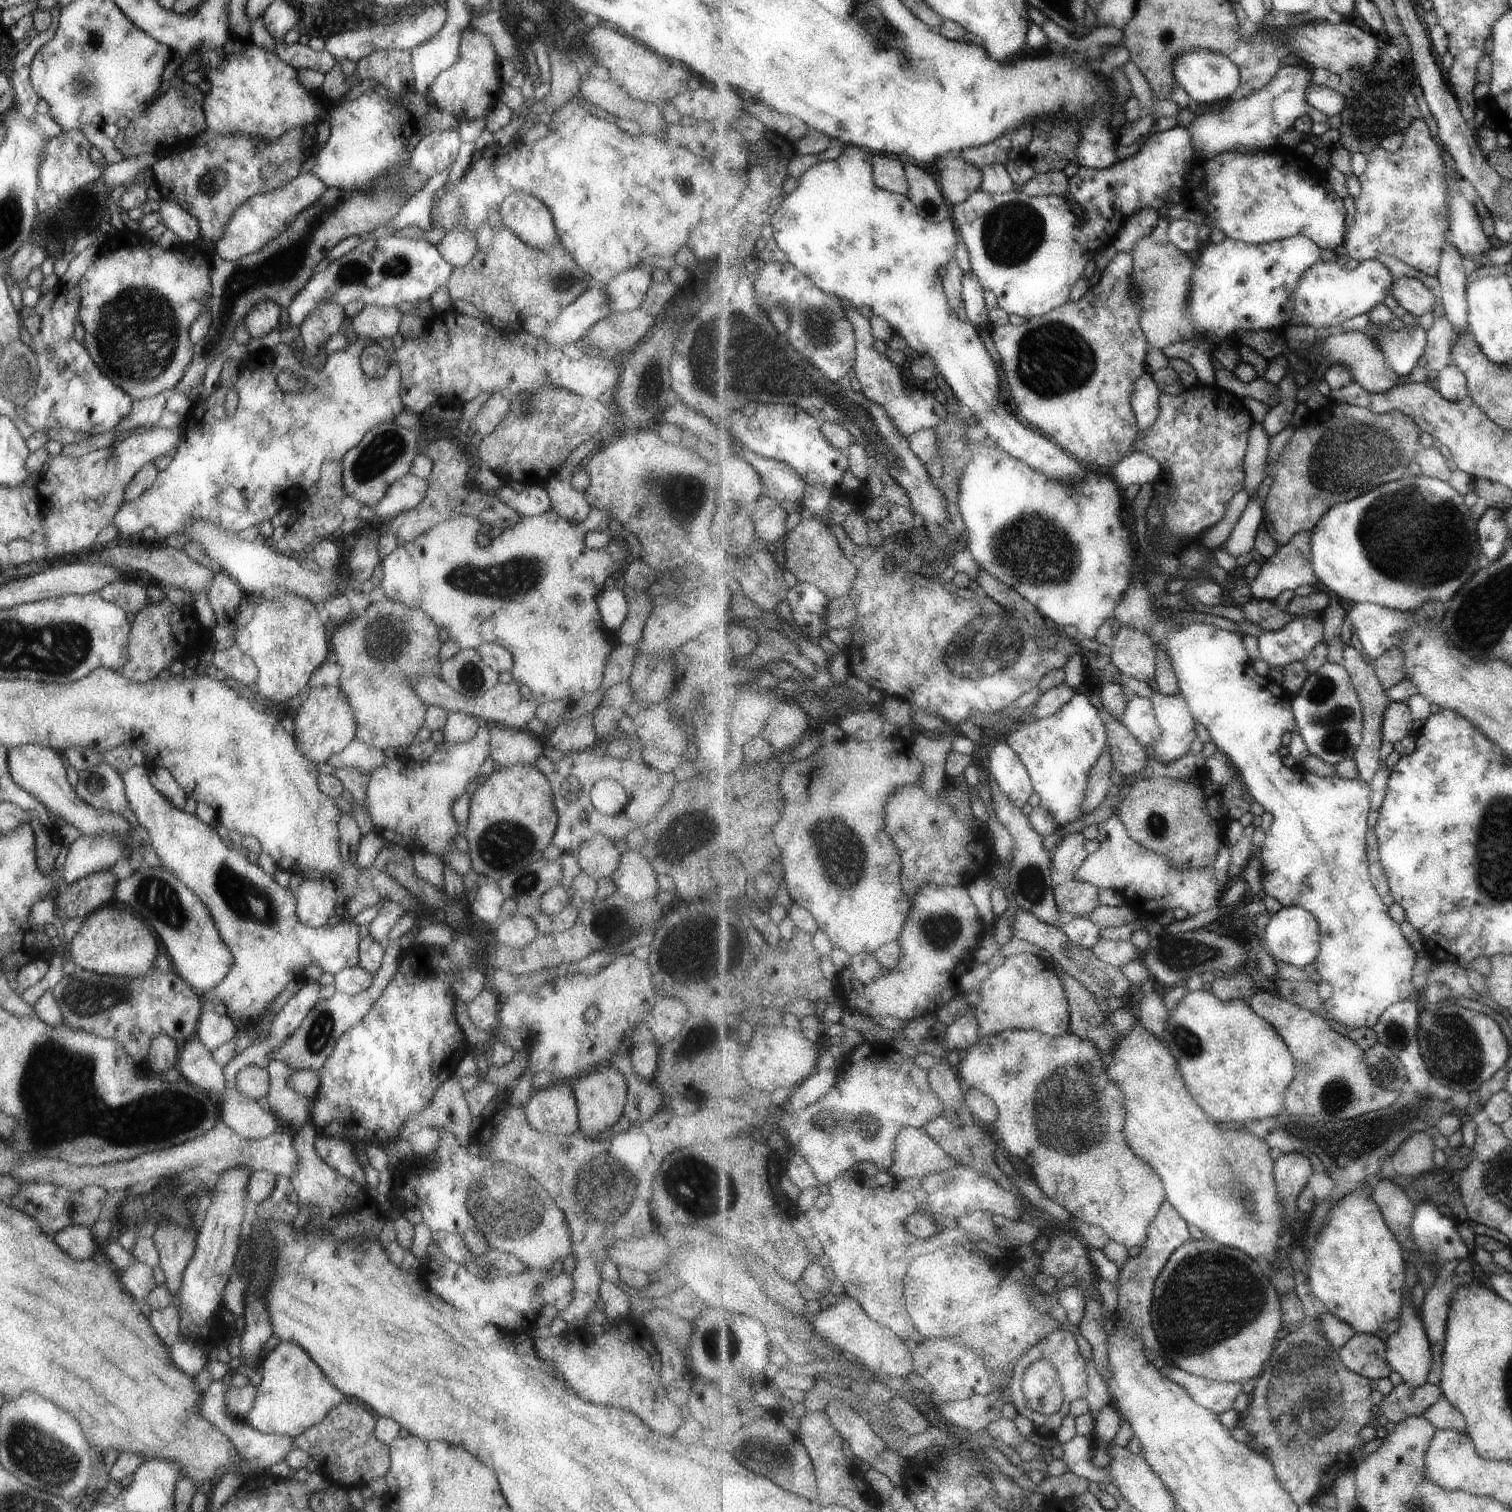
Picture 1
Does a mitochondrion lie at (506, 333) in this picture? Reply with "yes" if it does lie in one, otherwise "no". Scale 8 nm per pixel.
no

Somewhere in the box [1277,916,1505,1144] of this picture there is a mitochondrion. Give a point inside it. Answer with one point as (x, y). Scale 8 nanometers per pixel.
(1466, 1065)

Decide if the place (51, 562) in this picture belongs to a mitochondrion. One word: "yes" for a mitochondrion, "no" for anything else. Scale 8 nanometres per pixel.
no

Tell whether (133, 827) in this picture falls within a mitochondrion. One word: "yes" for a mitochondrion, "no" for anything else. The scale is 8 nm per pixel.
no

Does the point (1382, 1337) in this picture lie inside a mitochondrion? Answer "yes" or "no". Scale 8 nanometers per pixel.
no

